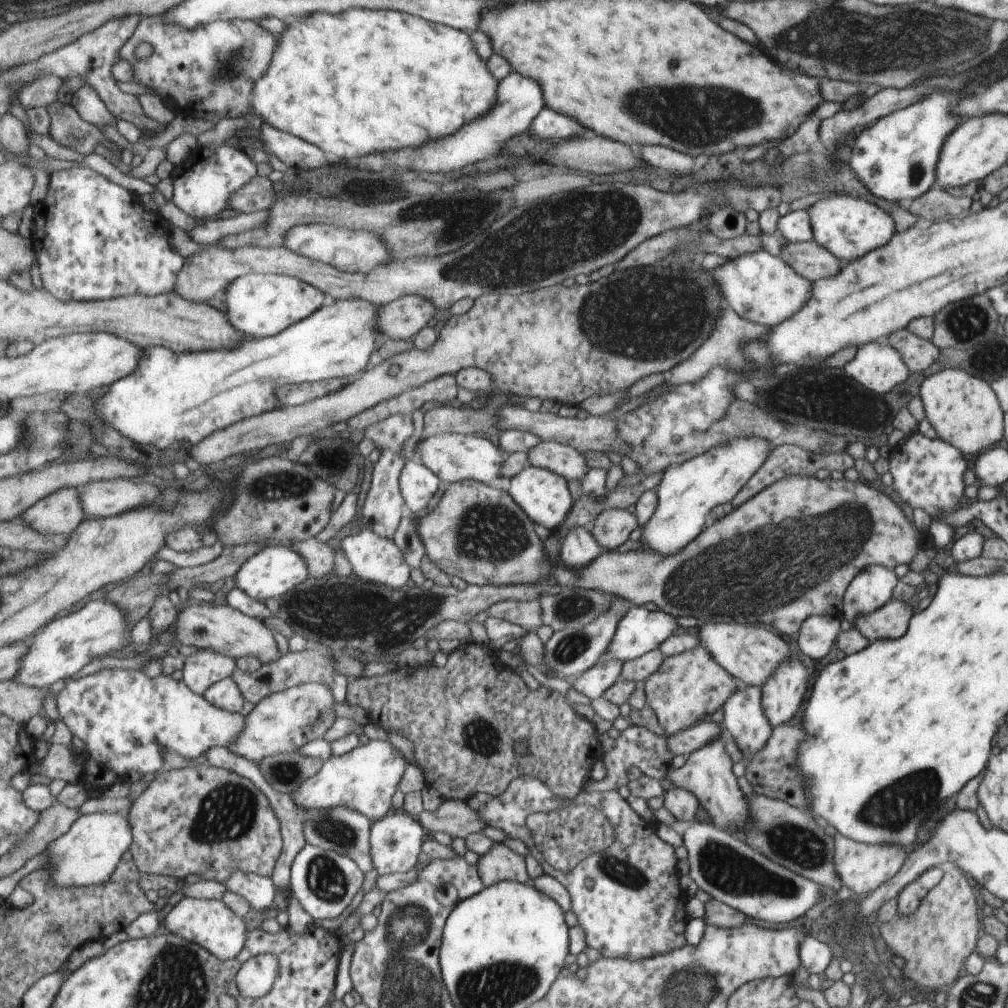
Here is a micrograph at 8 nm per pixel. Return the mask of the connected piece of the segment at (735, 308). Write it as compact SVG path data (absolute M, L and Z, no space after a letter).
M765 251L728 259L711 272L713 280L721 290L726 307L753 324L773 326L791 316L793 312L799 312L799 308L812 298L812 282L793 272L791 266L780 257L775 258Z

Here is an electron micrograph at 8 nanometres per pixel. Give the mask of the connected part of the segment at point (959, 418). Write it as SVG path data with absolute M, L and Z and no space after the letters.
M945 369L924 378L919 386L924 419L935 430L937 436L962 453L977 454L1003 436L1003 415L995 393L988 382L970 376L962 369Z

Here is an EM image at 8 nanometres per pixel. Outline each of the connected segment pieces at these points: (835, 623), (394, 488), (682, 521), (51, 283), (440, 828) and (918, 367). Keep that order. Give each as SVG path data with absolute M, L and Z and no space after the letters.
M834 614L809 616L801 622L795 636L797 648L809 658L823 658L840 632L840 617Z
M395 413L363 429L363 438L373 443L374 448L380 452L380 456L372 464L369 490L365 494L366 497L361 508L362 522L364 527L371 529L377 536L385 536L387 540L396 538L397 524L401 520L401 506L403 506L404 502L399 492L398 478L406 460L401 456L400 452L403 443L410 438L412 432L413 423L411 417L403 413Z
M763 436L733 438L725 446L715 446L682 463L669 464L656 486L657 507L649 521L642 526L639 549L657 552L661 556L680 552L704 530L707 512L714 506L730 502L767 460L771 450L773 448Z
M75 166L69 169L58 170L52 173L50 178L50 187L47 198L39 204L38 219L36 220L35 229L37 234L34 236L35 250L39 255L40 276L43 288L52 292L59 300L77 300L77 302L95 302L96 300L109 300L112 298L123 298L123 296L157 296L169 294L175 291L177 279L181 270L185 266L185 257L173 250L170 242L170 223L167 218L163 218L157 211L147 210L139 197L133 191L111 182L103 174L84 166Z
M440 799L433 812L422 811L418 818L426 835L445 832L449 836L465 838L486 827L479 818L479 810L473 810L459 799Z
M906 328L893 332L886 340L904 357L910 374L925 370L940 354L930 340L919 338Z

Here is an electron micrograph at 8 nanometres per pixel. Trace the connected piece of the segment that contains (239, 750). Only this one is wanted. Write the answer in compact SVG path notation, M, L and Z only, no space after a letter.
M305 682L283 692L270 694L256 705L249 706L245 732L241 732L237 744L231 744L228 749L256 763L269 756L301 750L305 744L322 739L323 734L333 726L337 720L333 710L335 702L333 690L327 684L317 682Z

